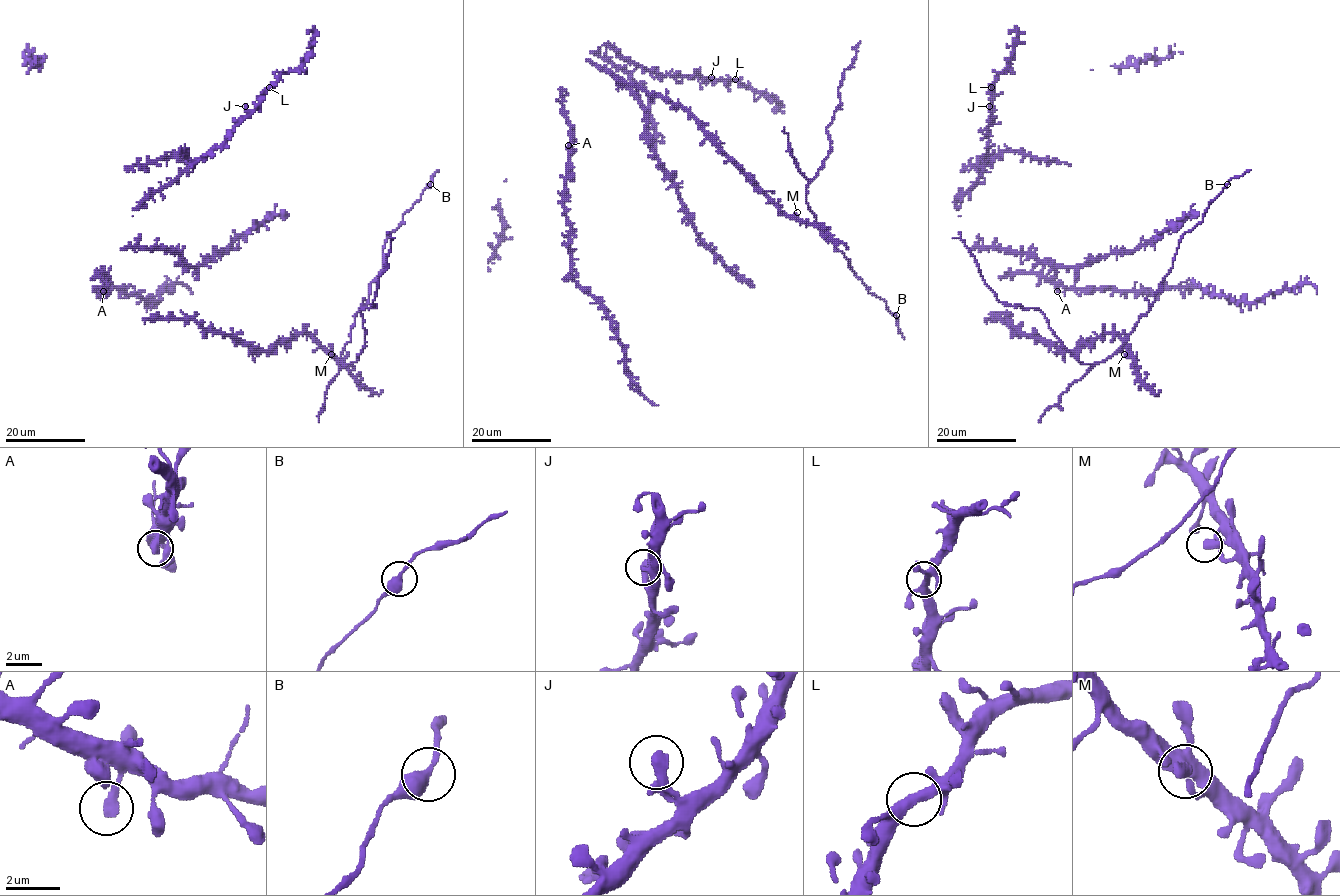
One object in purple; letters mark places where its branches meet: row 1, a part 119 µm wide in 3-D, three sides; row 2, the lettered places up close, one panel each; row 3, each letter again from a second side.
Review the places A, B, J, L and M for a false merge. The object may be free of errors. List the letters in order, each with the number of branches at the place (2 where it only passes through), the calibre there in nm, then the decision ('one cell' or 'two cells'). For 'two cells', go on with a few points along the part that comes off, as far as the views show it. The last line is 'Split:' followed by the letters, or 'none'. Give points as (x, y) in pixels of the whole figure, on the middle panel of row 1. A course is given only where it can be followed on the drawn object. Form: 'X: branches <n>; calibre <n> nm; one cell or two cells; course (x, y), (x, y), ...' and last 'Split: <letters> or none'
A: branches 2; calibre 280 nm; one cell
B: branches 2; calibre 400 nm; one cell
J: branches 2; calibre 360 nm; one cell
L: branches 2; calibre 380 nm; one cell
M: branches 2; calibre 320 nm; one cell
Split: none

